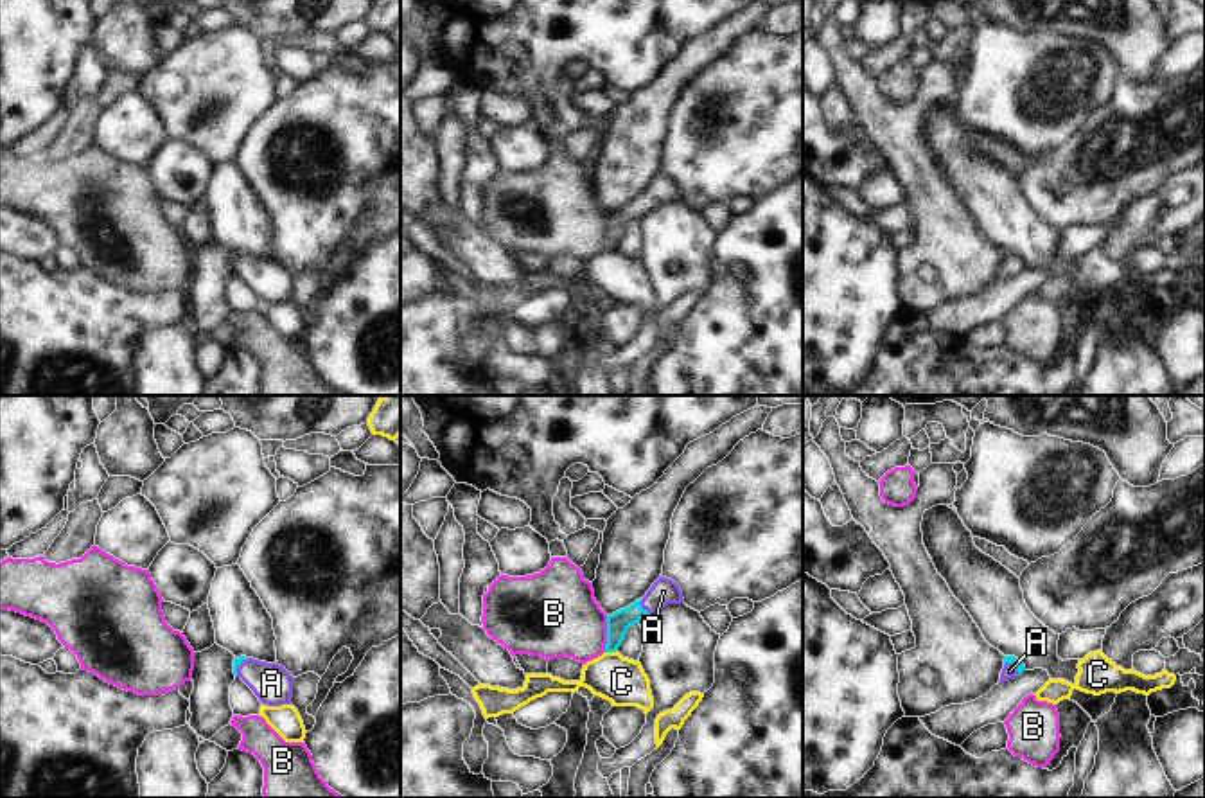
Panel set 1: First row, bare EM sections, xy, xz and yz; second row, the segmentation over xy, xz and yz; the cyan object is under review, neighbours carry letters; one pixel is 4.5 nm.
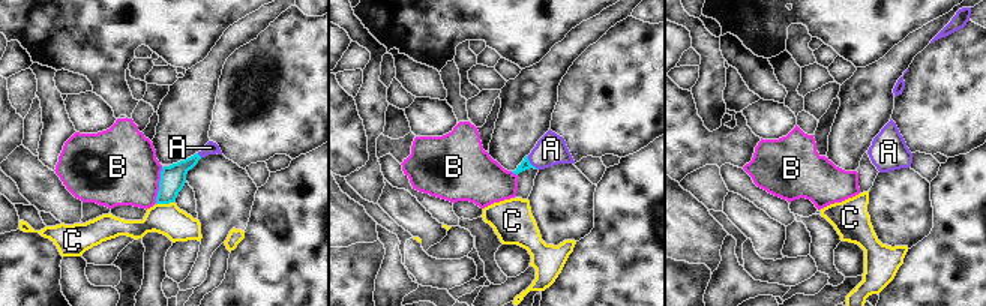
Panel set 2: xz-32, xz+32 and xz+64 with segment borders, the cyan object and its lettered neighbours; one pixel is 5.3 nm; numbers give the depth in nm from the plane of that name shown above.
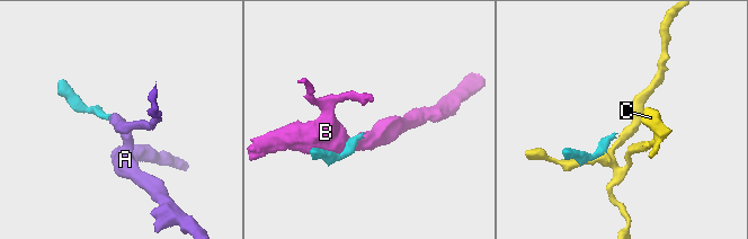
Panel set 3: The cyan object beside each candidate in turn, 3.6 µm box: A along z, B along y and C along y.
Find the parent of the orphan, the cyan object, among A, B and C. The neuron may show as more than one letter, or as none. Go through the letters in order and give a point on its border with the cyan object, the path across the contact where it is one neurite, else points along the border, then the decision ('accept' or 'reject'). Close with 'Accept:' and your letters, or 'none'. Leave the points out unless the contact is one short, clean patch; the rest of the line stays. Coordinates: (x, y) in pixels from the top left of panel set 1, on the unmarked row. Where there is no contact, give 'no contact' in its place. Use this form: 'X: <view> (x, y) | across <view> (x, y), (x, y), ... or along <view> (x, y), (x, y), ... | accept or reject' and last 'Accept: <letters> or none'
A: yz (1013, 261) | across yz (1020, 265), (1013, 261), (1010, 268) | accept
B: xz (607, 230) | reject
C: xz (611, 248) | along xz (616, 247), (606, 250) | reject
Accept: A

